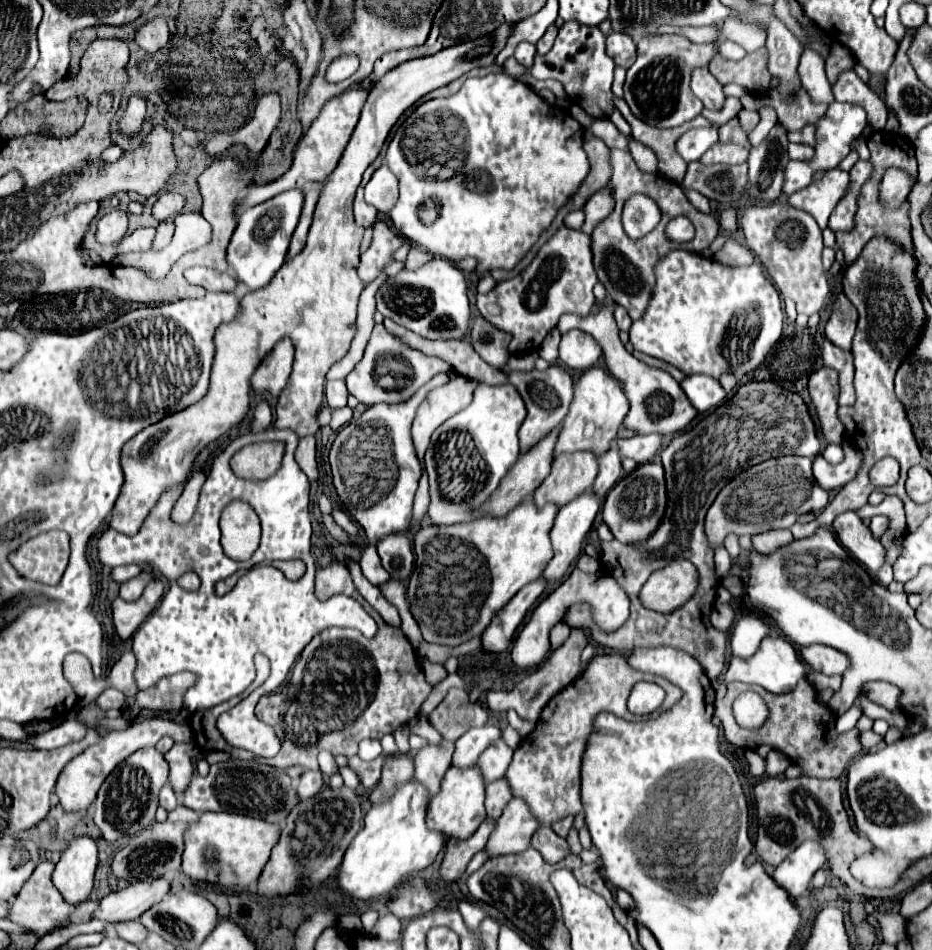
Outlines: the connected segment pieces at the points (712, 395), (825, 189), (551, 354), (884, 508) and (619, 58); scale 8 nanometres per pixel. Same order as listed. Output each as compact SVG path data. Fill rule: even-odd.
M689 375L689 377L685 377L681 381L681 389L685 391L691 405L699 413L707 413L707 411L719 407L727 397L727 393L719 385L719 381L707 377L707 375Z
M831 169L817 183L811 183L805 189L799 189L789 197L789 205L807 211L815 217L821 229L827 227L829 215L835 209L837 201L843 197L849 185L849 173L841 169Z
M553 329L553 331L549 333L549 337L541 343L541 347L539 347L539 357L543 357L543 359L549 361L549 363L555 363L555 361L557 361L557 345L559 345L559 339L561 339L559 331Z
M887 495L879 505L869 505L863 507L859 511L861 517L873 517L876 515L884 515L890 519L889 529L904 530L906 527L906 516L903 502L899 497Z
M611 31L607 35L607 55L613 57L615 65L629 69L631 61L635 61L635 43L629 35L625 33L615 33Z

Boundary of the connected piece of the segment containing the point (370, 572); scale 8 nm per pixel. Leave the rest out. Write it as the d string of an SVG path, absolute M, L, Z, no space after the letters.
M373 545L365 549L359 565L361 565L363 575L365 575L373 585L383 585L383 583L387 583L387 581L391 579L391 575L383 569L383 565L381 565L381 561L379 561L379 555L375 553L375 547L373 547Z

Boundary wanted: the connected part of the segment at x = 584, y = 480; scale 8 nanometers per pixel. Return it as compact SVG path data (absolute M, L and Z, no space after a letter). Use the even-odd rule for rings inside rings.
M591 451L561 453L553 461L551 473L537 487L533 499L541 507L547 501L559 507L575 499L579 493L591 489L599 471L599 457Z

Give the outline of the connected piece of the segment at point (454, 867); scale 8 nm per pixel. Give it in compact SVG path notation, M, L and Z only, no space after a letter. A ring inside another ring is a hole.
M485 819L469 839L451 839L447 843L447 853L441 865L441 877L445 881L455 881L465 873L471 857L487 845L487 839L493 827L495 827L495 821Z

